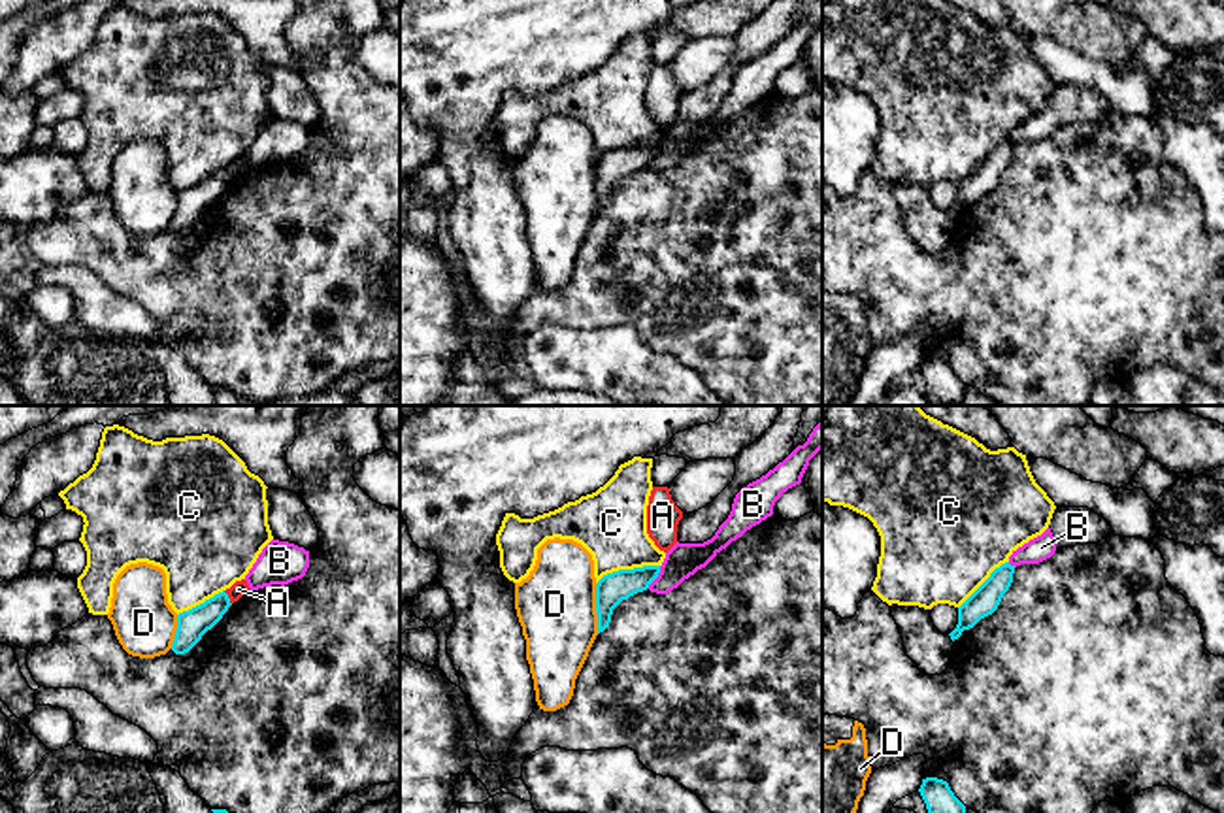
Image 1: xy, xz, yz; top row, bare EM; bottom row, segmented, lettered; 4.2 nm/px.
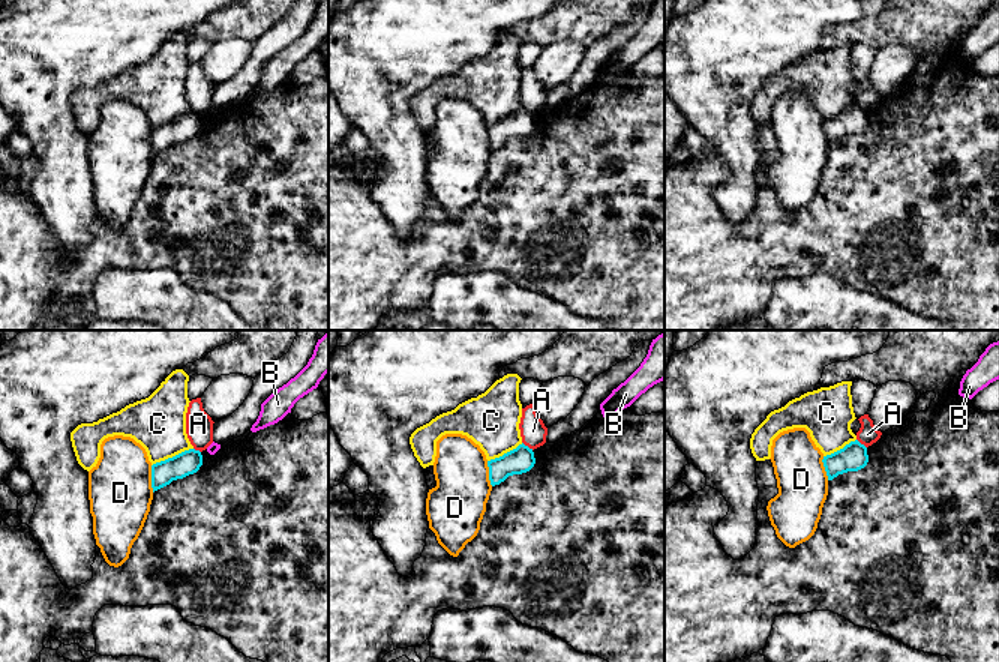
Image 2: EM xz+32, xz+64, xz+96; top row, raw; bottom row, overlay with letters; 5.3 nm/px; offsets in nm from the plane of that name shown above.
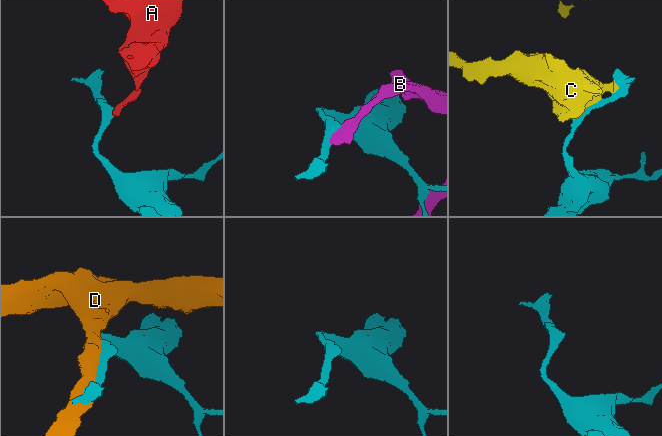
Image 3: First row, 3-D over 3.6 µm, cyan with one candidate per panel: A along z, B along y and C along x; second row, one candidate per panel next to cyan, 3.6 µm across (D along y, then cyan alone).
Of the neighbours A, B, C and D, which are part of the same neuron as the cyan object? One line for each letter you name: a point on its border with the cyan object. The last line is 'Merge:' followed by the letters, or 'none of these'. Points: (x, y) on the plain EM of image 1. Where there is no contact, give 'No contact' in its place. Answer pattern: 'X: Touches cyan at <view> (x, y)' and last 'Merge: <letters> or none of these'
Merge: none of these

